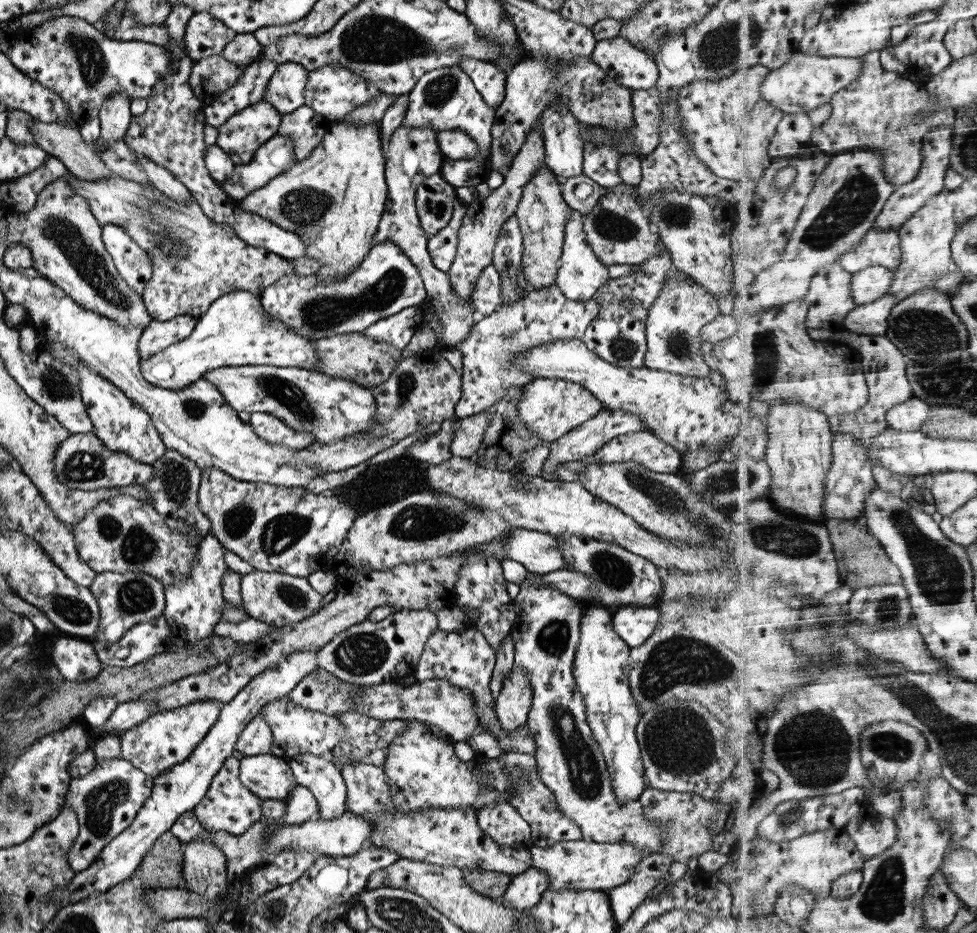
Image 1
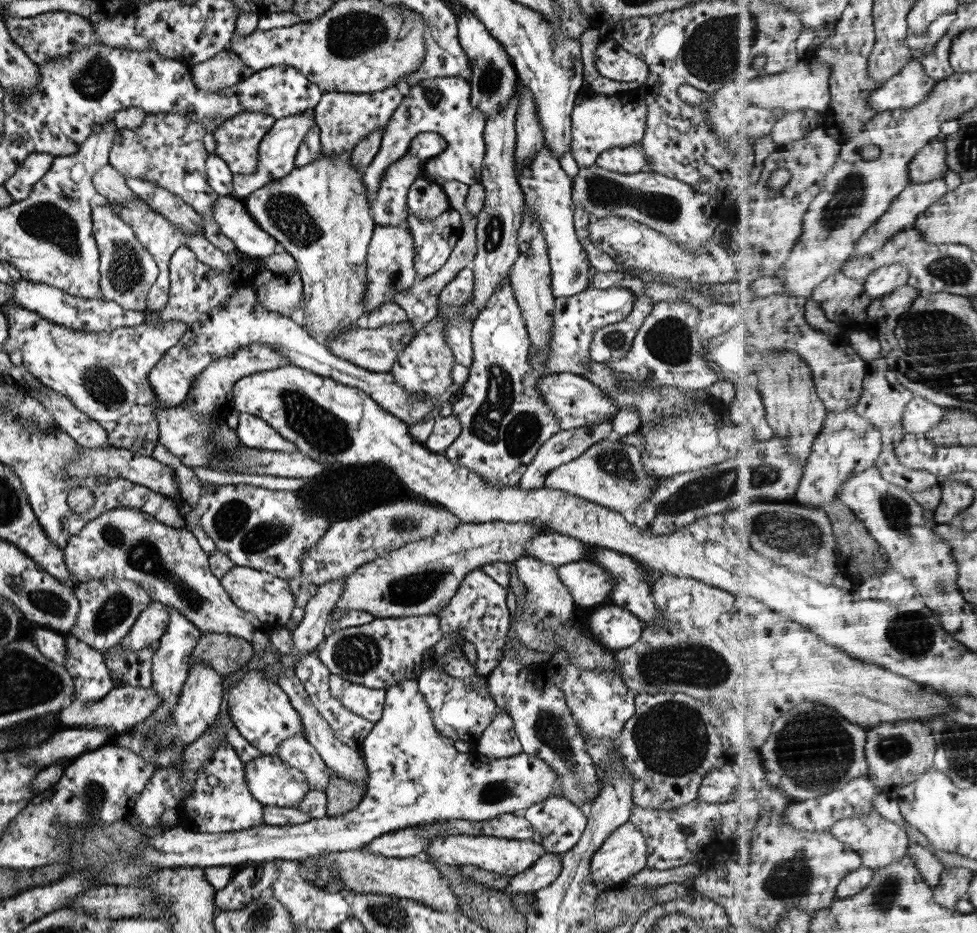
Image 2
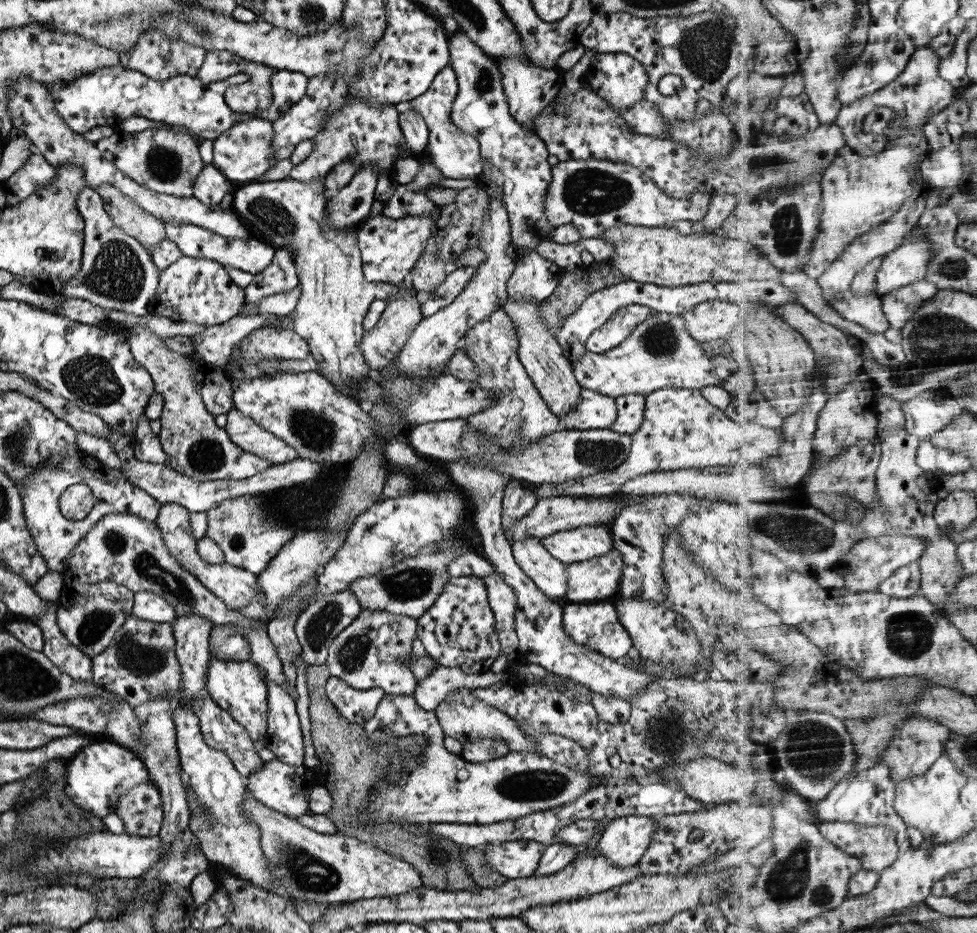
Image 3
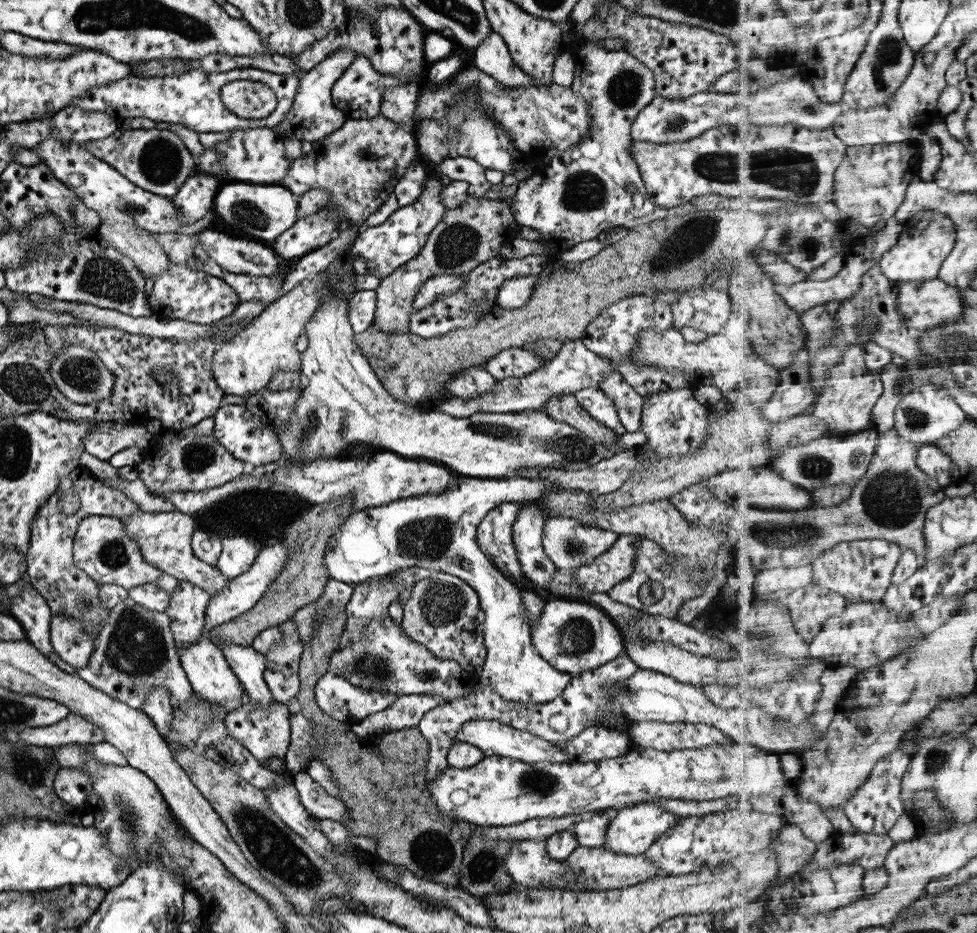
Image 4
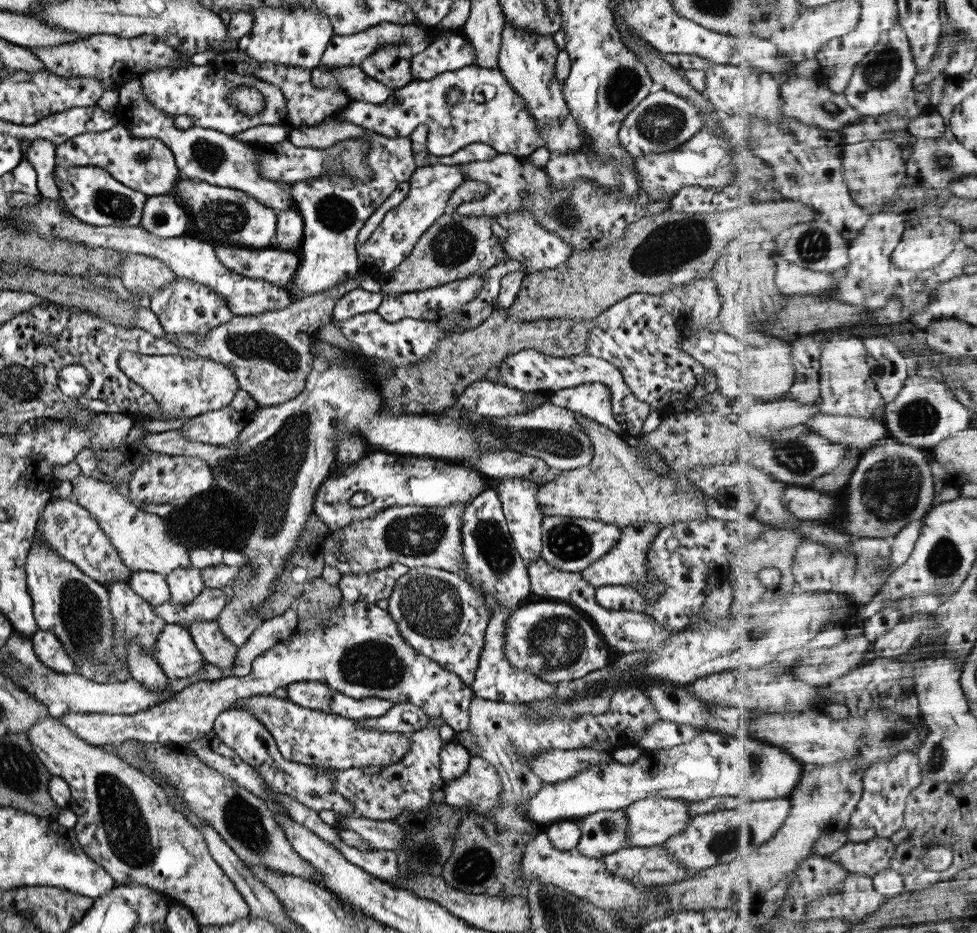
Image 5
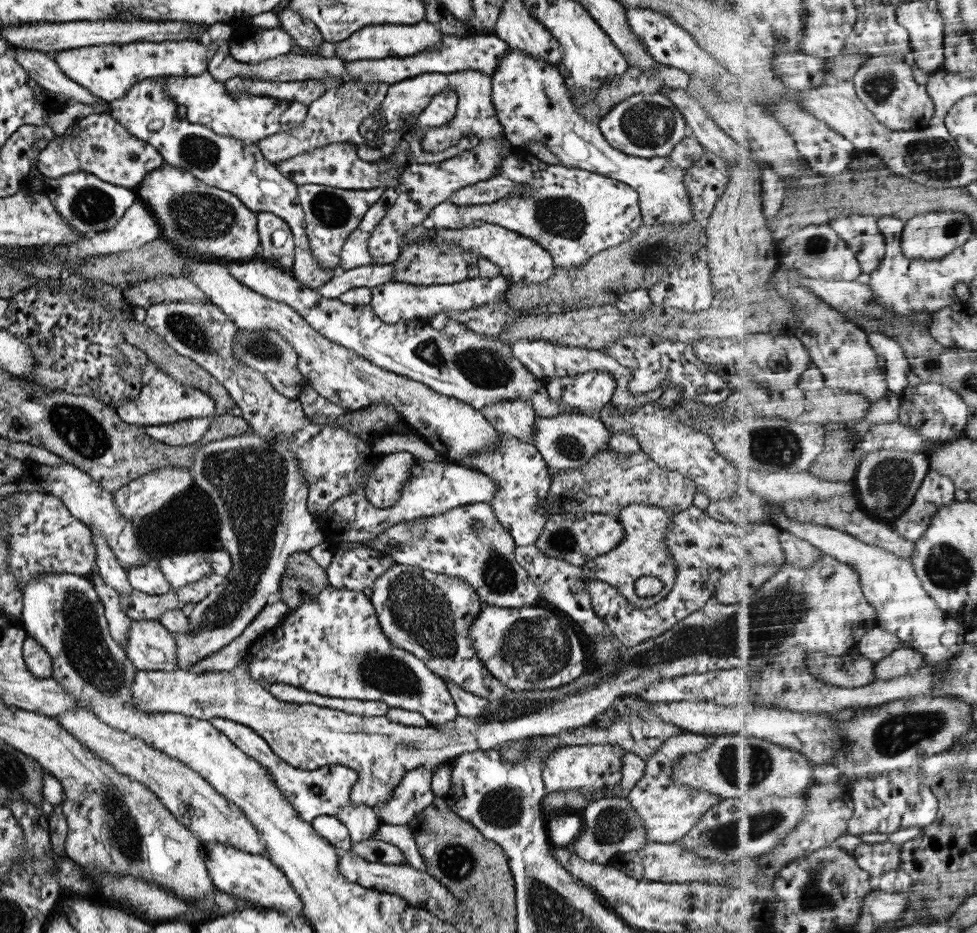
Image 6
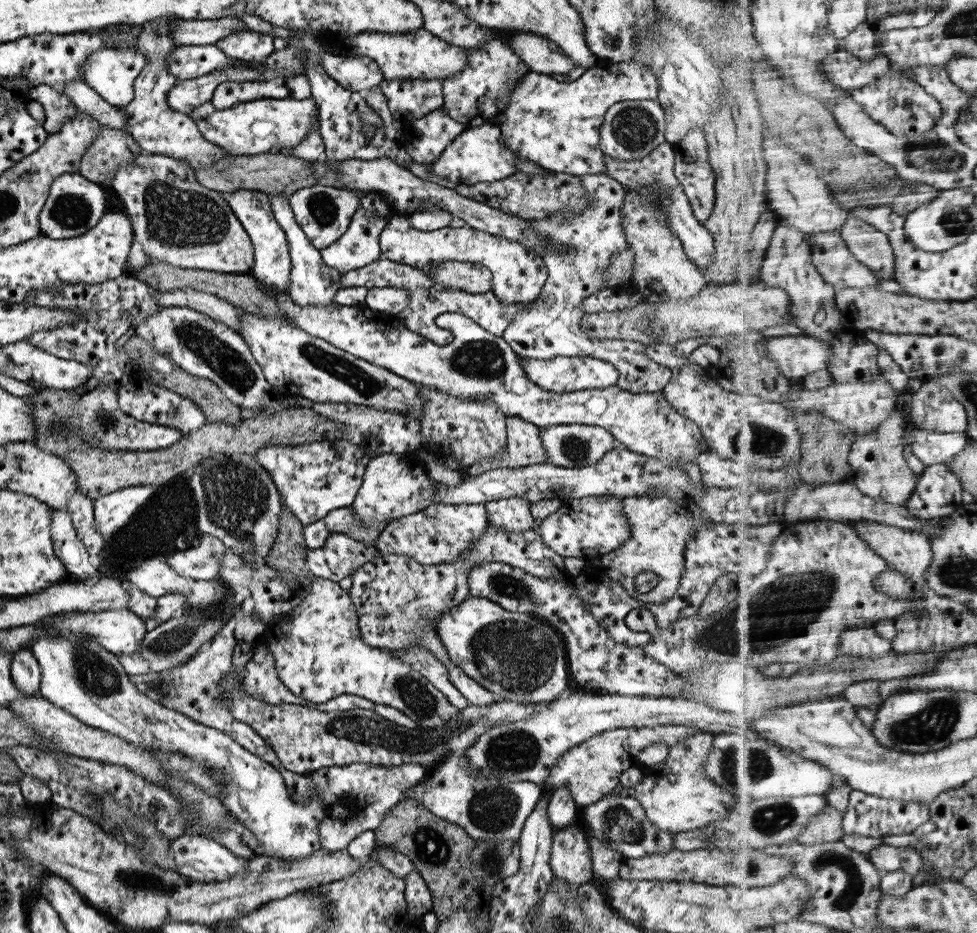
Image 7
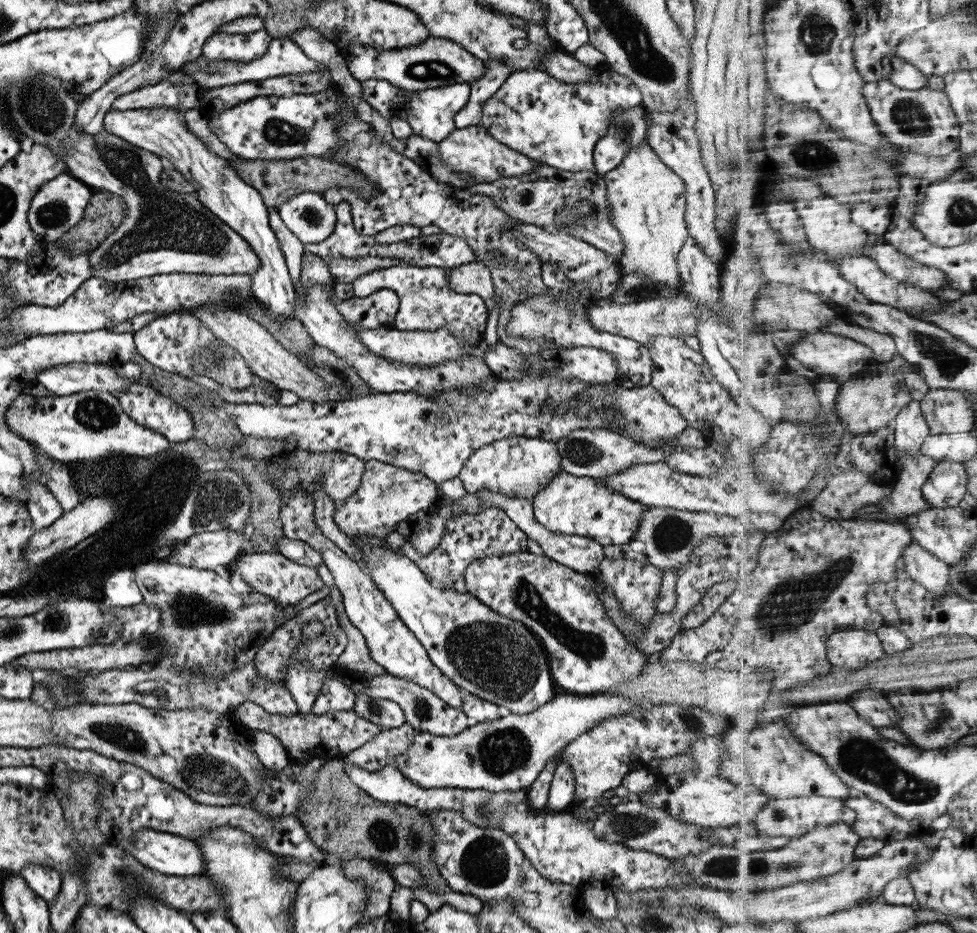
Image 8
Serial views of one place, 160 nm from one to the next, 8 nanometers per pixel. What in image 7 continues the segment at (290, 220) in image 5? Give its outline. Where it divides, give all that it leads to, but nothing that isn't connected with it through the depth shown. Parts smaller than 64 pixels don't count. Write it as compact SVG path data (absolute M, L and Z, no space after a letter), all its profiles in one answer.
M239 189L230 193L222 193L222 197L250 238L254 250L254 261L253 268L250 269L248 274L255 279L258 287L264 289L264 291L273 290L273 293L288 293L290 278L288 242L278 222L275 222L267 196L256 190Z

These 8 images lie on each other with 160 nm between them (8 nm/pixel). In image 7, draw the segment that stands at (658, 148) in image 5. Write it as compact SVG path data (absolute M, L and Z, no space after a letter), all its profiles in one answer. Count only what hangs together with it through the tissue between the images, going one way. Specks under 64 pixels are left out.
M625 100L612 104L606 111L598 134L604 156L615 160L635 160L652 152L664 140L664 110L655 100Z

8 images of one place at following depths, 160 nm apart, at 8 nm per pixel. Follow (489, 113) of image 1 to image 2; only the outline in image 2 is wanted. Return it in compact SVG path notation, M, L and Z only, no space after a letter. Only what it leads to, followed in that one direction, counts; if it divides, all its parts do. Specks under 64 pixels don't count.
M457 76L427 78L410 86L410 89L402 98L399 106L393 111L389 122L384 126L377 154L371 159L367 168L362 170L360 181L362 182L362 186L364 186L364 190L366 190L366 196L369 196L369 202L372 194L376 192L379 181L382 179L387 167L404 156L408 142L418 132L437 133L443 138L444 144L446 144L440 153L428 158L425 163L424 168L433 178L439 179L440 181L461 182L461 184L466 184L468 187L479 183L481 161L485 154L484 148L486 147L482 137L485 121L486 119L482 115L482 112L479 112L470 105L469 82L463 78Z

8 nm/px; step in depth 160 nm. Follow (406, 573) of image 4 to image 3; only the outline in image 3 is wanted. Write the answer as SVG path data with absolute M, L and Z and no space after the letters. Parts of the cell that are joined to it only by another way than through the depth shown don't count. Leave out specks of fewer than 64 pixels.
M361 609L330 642L324 663L331 676L340 678L355 690L377 687L384 694L407 696L412 694L417 684L408 668L413 638L416 638L415 618L384 610Z

